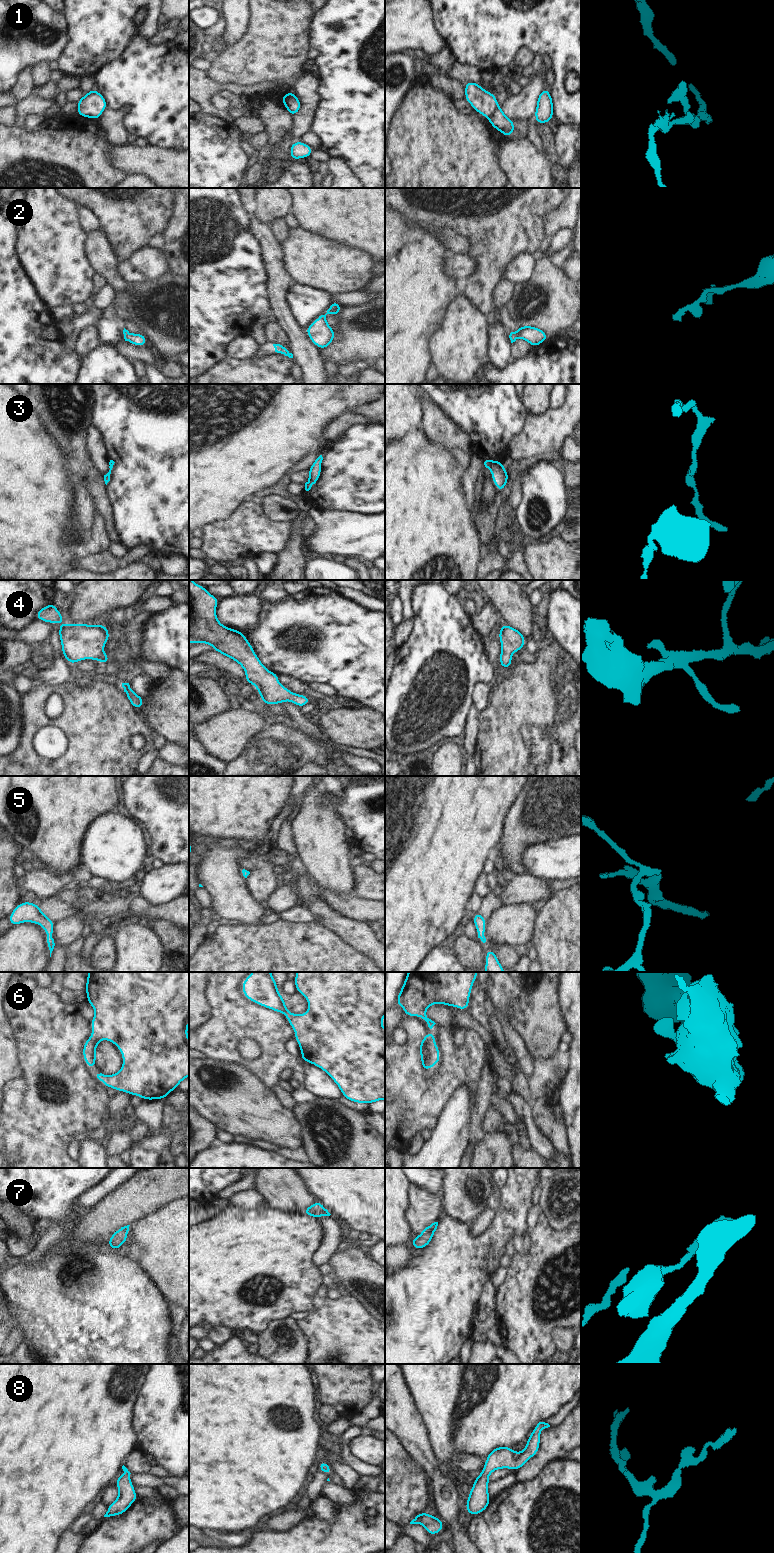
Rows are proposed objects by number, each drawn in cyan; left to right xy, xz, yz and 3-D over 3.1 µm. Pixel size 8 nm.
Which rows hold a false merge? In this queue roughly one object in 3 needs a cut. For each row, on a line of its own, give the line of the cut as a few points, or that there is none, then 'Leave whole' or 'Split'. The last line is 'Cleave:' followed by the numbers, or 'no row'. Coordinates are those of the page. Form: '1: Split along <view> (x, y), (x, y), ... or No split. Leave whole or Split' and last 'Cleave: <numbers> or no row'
1: Split along yz (498, 106), (488, 117). Split
2: No split. Leave whole
3: No split. Leave whole
4: No split. Leave whole
5: No split. Leave whole
6: No split. Leave whole
7: No split. Leave whole
8: No split. Leave whole
Cleave: 1

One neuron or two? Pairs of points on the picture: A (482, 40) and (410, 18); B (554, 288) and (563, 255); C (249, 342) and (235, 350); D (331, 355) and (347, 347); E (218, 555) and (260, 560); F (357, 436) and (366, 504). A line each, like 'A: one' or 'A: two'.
A: two
B: two
C: one
D: one
E: two
F: one

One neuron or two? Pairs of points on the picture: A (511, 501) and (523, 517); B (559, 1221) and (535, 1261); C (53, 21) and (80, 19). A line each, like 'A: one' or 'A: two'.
A: two
B: two
C: two

